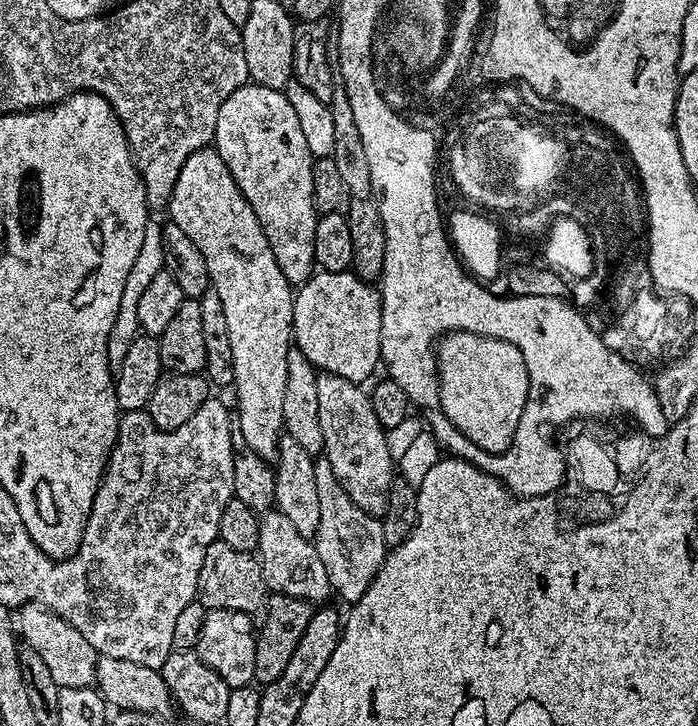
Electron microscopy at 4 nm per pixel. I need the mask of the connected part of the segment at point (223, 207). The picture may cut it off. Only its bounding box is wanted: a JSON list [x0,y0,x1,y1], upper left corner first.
[166,147,293,461]

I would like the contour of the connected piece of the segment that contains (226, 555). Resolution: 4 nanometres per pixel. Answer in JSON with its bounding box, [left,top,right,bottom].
[196,538,270,618]

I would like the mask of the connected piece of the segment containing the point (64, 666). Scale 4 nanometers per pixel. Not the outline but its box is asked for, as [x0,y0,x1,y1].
[18,604,98,689]

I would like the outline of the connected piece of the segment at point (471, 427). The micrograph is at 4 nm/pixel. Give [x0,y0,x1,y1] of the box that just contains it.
[435,332,522,454]

